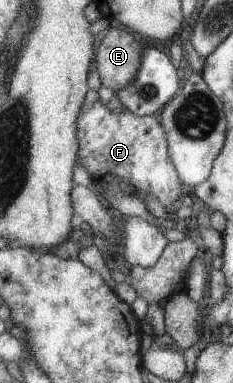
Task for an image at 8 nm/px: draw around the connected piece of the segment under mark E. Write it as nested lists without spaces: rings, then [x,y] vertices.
[[[109,29],[95,52],[95,70],[101,86],[110,89],[113,94],[125,88],[139,72],[143,50],[145,48],[141,48],[129,32]]]

